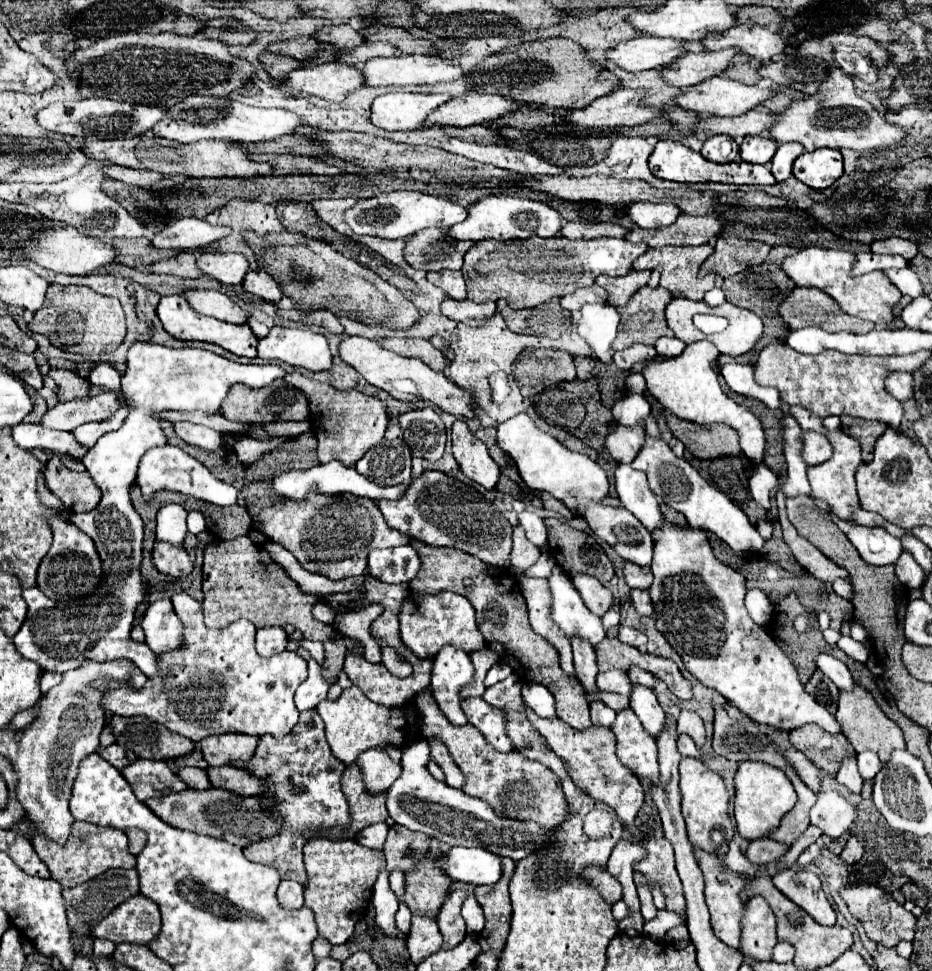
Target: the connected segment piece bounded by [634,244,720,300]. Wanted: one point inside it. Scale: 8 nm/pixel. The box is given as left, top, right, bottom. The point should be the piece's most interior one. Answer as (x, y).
(679, 265)

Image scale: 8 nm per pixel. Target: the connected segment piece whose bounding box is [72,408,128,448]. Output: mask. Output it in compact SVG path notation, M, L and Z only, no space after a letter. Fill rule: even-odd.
M120 408L114 416L110 416L110 418L104 420L104 422L88 422L88 424L82 424L80 428L72 430L72 436L74 436L76 442L82 444L84 448L92 448L102 434L112 432L112 430L118 430L118 428L122 426L126 414L128 414L128 408Z

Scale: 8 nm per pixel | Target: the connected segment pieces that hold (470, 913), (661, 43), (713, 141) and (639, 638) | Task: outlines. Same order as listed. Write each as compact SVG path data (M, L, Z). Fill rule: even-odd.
M454 882L454 884L450 886L450 892L452 892L452 890L464 890L464 892L468 892L468 898L466 898L466 902L462 905L461 914L466 923L467 933L478 935L478 932L484 928L484 914L482 914L480 904L476 902L474 888L475 886L472 884Z
M638 36L624 44L618 44L614 50L608 52L608 58L616 62L620 68L636 72L636 70L650 70L650 68L664 68L678 60L678 56L686 54L686 42L672 40L672 38L658 38L658 36Z
M712 136L710 140L704 142L700 154L702 154L706 160L710 160L710 162L730 162L730 158L724 158L724 156L720 154L720 144L722 144L722 140L724 140L722 136Z
M620 626L618 638L620 638L624 644L630 644L630 646L638 648L640 652L644 652L644 648L646 648L646 636L644 636L640 630L634 630L634 628L628 628L628 626Z

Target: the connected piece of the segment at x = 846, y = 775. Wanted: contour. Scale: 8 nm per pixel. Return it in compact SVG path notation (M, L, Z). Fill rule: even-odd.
M850 756L850 758L844 758L842 760L842 766L836 774L836 780L846 786L852 794L860 794L862 792L862 778L858 774L858 768L856 768L856 758Z

